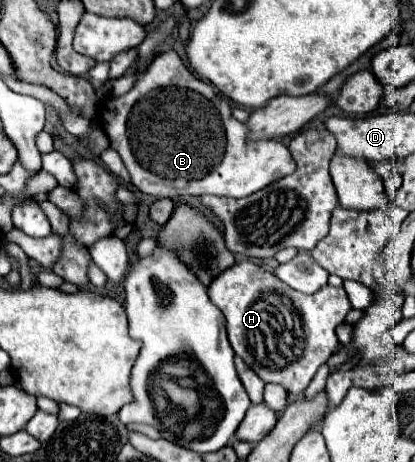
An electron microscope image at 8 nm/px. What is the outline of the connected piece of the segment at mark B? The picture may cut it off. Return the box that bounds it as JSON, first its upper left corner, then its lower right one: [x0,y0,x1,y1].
[98,51,296,199]

